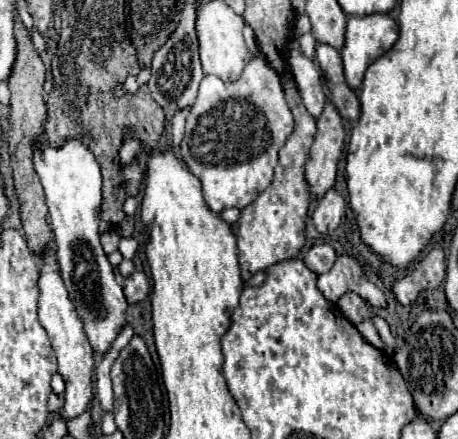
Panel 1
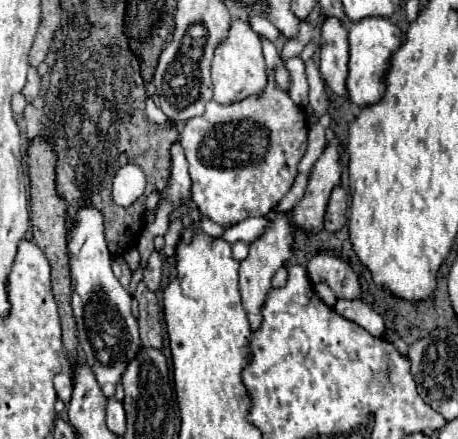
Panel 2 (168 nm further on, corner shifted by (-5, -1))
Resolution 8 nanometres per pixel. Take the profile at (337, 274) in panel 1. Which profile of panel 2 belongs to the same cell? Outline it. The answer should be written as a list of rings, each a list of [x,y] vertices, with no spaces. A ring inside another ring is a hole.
[[[315,284],[315,290],[317,290],[317,294],[319,294],[319,298],[325,302],[325,304],[329,304],[331,308],[333,308],[333,304],[337,302],[337,298],[335,298],[335,292],[331,290],[331,286],[329,284]]]

